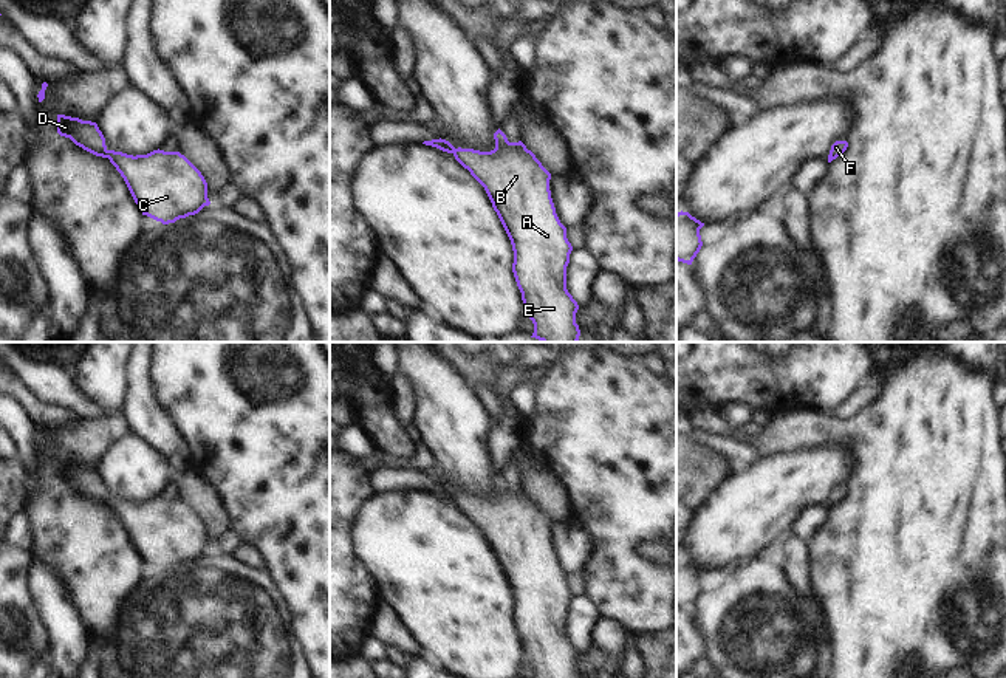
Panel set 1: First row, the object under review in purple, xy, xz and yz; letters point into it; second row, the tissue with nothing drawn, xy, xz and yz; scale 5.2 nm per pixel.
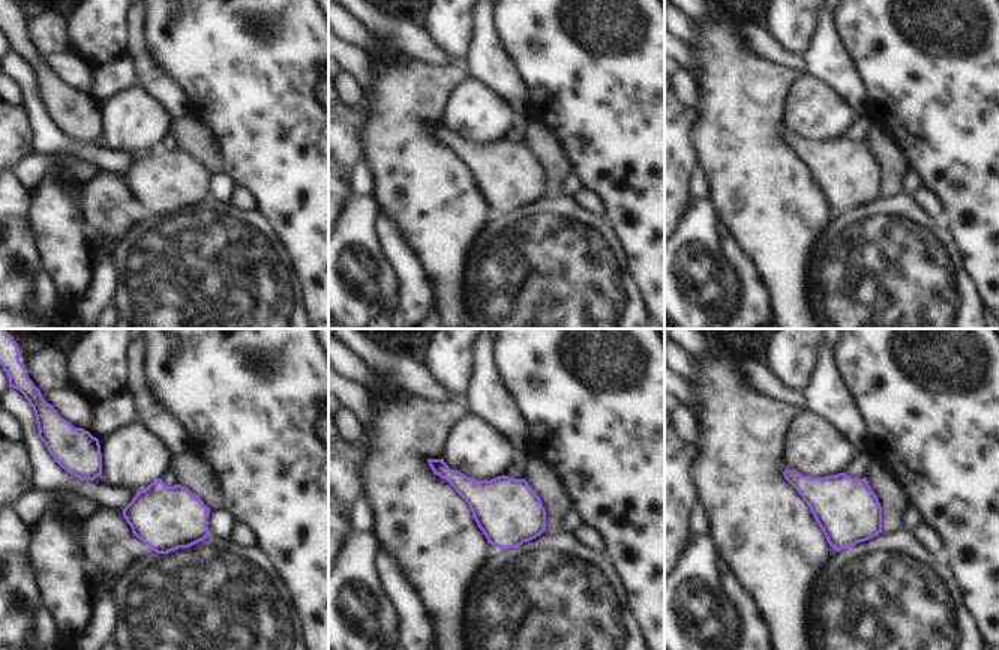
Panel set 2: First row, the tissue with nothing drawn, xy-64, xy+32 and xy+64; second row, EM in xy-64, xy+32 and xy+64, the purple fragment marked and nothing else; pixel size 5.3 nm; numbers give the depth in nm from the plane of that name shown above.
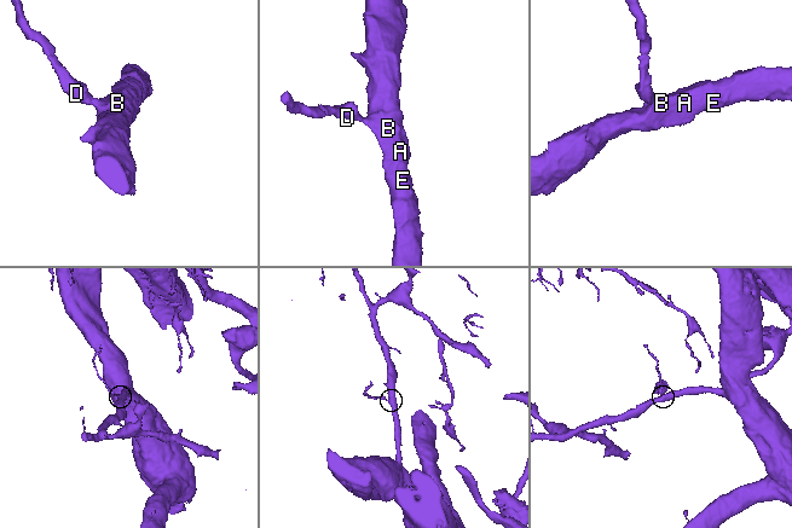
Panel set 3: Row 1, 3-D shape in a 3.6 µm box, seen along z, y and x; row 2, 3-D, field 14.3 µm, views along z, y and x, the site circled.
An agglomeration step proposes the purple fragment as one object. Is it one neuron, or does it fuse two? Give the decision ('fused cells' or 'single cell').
single cell

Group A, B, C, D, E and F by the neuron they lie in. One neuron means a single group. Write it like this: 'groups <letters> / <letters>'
groups A B C D E F

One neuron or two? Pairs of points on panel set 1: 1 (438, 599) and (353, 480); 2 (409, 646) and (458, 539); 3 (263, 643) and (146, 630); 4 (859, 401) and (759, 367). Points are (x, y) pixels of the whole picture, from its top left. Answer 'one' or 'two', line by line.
1: two
2: two
3: one
4: two

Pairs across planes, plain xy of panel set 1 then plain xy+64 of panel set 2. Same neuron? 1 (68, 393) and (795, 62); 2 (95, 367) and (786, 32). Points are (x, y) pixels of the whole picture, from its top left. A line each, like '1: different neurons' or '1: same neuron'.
1: same neuron
2: same neuron

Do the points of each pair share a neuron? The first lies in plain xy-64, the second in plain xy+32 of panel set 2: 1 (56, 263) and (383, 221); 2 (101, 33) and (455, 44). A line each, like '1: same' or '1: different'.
1: same
2: same

